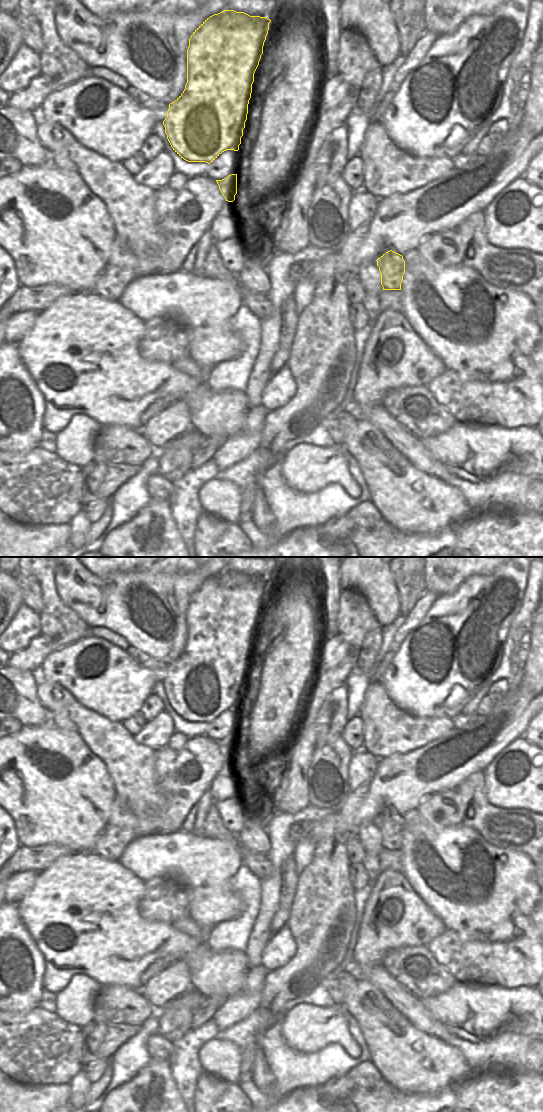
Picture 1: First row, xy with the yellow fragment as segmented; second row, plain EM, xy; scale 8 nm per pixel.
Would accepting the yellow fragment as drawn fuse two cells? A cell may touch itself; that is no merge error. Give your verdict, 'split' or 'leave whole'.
split

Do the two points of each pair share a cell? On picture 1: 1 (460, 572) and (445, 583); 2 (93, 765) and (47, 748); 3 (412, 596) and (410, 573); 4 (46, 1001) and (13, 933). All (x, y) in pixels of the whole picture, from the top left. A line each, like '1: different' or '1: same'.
1: same
2: same
3: same
4: different

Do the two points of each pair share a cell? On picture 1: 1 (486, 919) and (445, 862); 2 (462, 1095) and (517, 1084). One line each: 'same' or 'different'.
1: same
2: same

